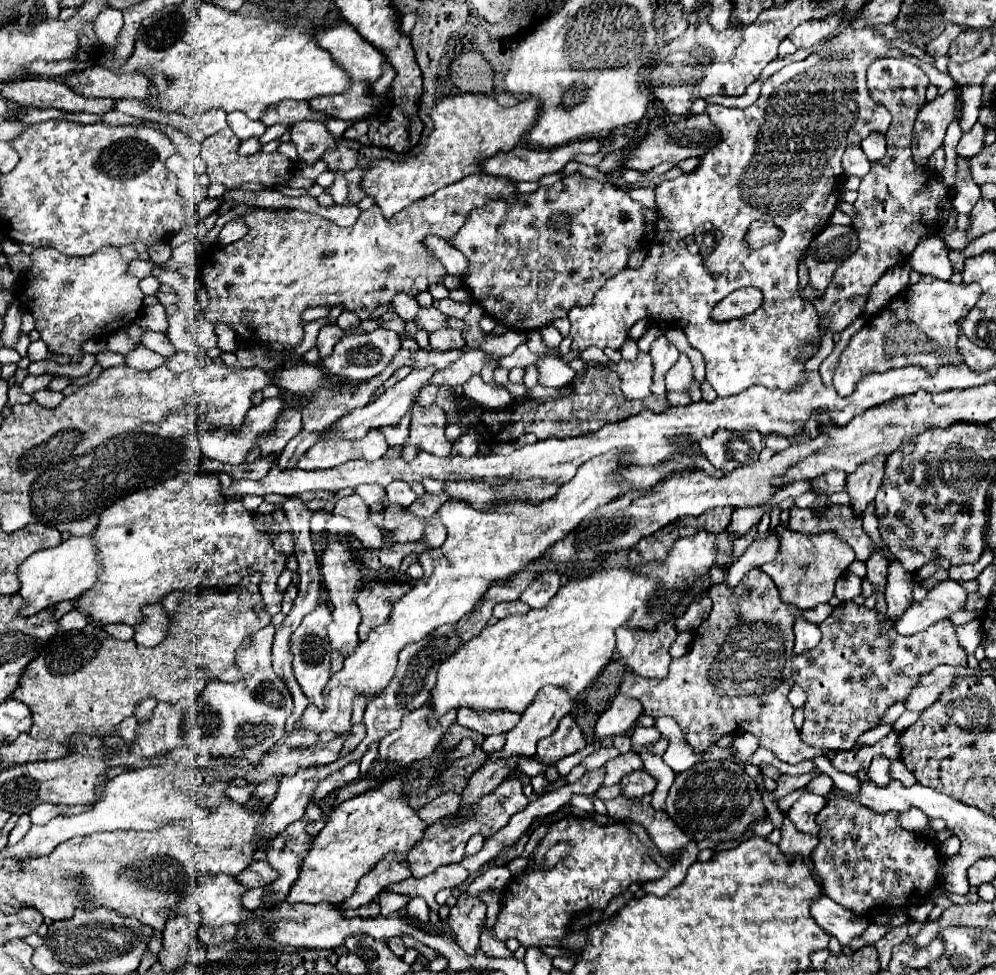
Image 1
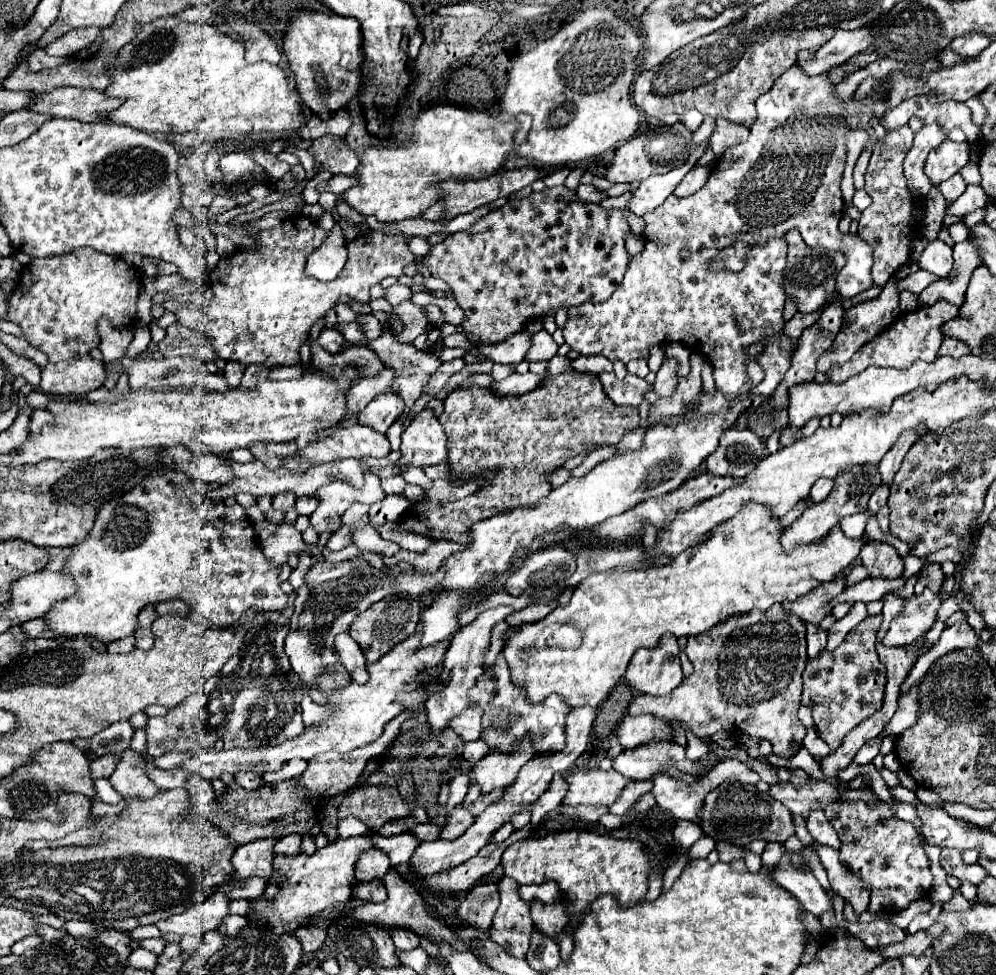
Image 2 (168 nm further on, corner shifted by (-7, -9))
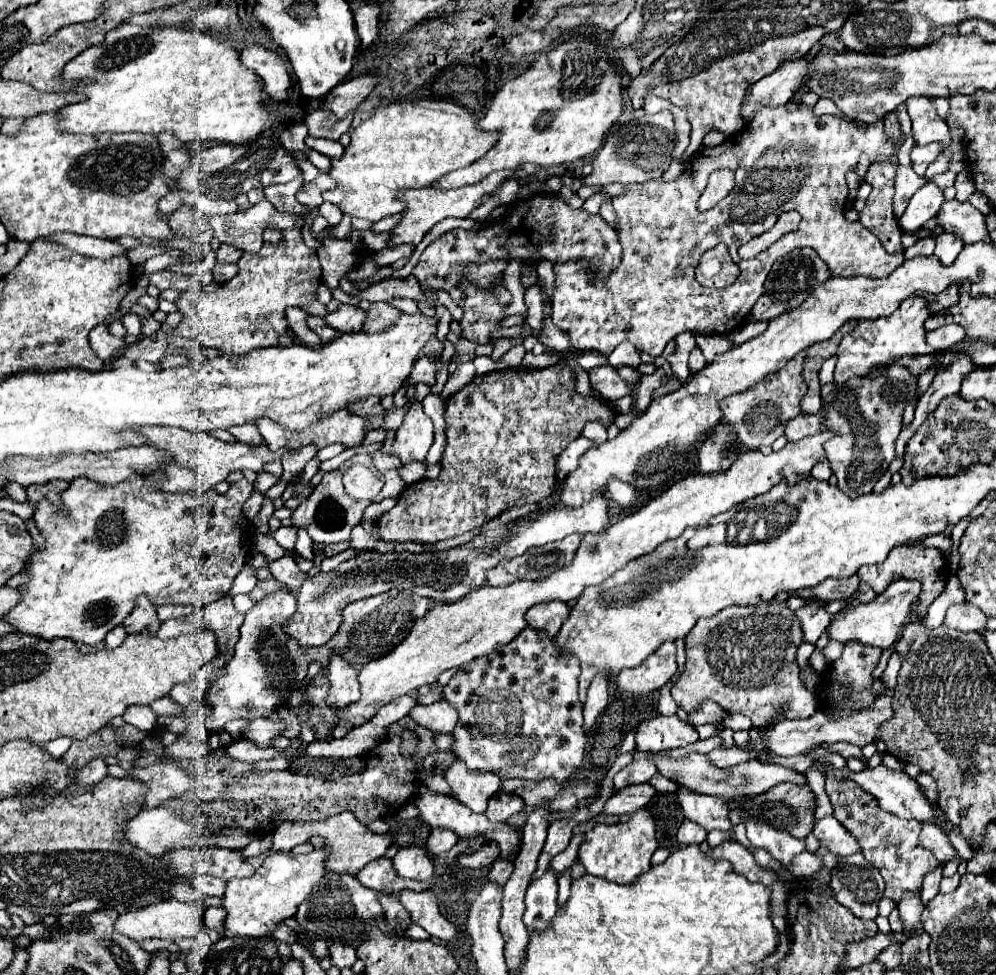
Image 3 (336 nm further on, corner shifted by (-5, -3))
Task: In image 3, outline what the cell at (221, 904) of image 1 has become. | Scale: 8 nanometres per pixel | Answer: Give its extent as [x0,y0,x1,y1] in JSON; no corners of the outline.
[117,898,205,940]

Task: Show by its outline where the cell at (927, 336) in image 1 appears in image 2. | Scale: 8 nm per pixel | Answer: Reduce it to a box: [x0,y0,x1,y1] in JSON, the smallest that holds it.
[829,300,959,382]

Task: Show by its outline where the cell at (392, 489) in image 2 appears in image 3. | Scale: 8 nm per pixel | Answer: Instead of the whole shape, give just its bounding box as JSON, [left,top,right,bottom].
[373,452,403,472]

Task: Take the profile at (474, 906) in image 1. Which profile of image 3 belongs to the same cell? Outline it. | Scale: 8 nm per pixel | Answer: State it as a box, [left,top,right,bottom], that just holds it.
[487,860,513,886]

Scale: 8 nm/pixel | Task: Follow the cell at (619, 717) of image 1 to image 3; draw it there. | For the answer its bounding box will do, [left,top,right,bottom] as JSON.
[635,716,699,752]

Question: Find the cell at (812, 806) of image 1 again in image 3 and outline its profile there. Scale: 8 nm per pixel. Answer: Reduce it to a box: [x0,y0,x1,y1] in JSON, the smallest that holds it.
[813,816,859,856]

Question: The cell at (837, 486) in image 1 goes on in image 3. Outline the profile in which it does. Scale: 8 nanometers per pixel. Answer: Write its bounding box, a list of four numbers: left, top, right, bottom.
[811,462,831,480]

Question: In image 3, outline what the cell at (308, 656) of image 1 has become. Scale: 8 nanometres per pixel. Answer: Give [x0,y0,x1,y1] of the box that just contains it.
[285,498,609,646]

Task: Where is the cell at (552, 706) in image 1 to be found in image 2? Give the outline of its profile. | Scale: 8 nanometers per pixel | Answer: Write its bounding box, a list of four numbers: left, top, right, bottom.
[469,740,533,796]

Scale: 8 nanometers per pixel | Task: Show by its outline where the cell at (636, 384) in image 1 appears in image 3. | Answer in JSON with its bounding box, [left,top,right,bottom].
[589,364,641,402]

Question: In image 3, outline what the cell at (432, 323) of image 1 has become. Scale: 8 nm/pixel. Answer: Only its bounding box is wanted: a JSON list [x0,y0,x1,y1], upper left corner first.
[363,302,399,334]

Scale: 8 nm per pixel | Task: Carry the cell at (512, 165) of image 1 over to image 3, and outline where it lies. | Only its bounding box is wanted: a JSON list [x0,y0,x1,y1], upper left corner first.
[389,170,513,246]

